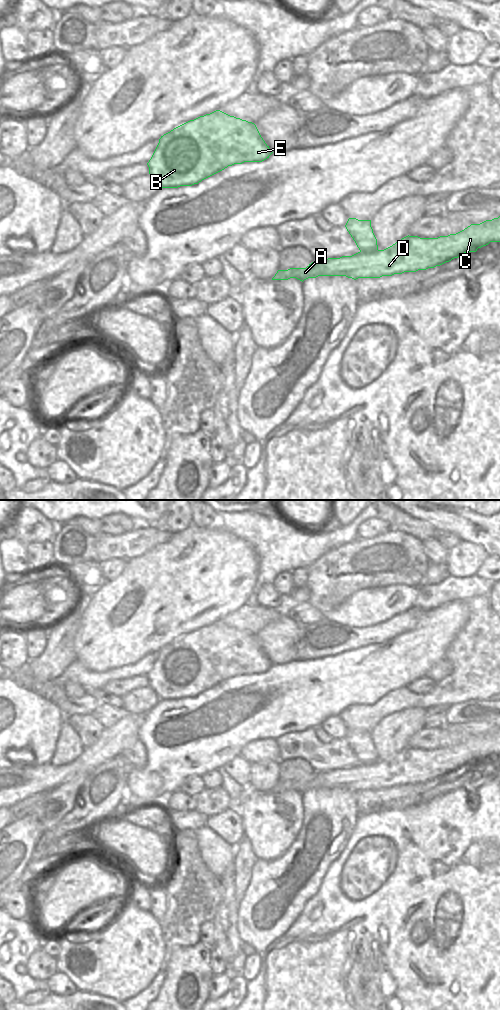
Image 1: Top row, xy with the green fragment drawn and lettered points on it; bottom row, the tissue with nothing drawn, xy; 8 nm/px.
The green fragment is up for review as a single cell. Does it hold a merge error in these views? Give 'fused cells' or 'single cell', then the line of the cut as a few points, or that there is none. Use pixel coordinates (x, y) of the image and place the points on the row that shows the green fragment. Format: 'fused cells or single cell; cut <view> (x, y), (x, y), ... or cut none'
fused cells; cut xy (377, 248), (373, 251), (360, 251)

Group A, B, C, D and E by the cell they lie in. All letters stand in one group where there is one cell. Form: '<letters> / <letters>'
A C D / B E

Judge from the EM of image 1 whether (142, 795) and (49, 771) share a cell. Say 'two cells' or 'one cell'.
two cells

